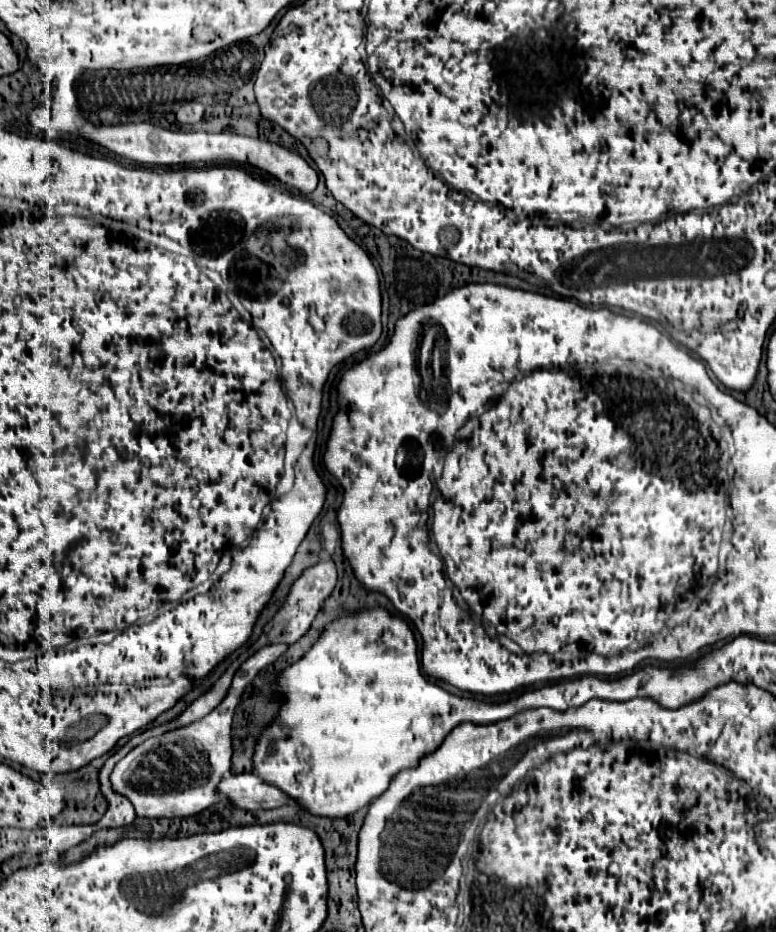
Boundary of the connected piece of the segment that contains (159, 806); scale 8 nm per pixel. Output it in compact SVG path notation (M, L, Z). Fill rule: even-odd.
M269 644L255 652L241 668L235 672L233 684L225 700L205 718L165 732L161 736L149 738L147 742L133 748L113 770L111 782L113 788L131 800L137 816L141 818L181 818L195 816L209 806L221 802L217 784L225 774L231 772L233 742L231 742L231 724L235 708L251 684L251 680L269 664L273 664L289 646L287 644Z

